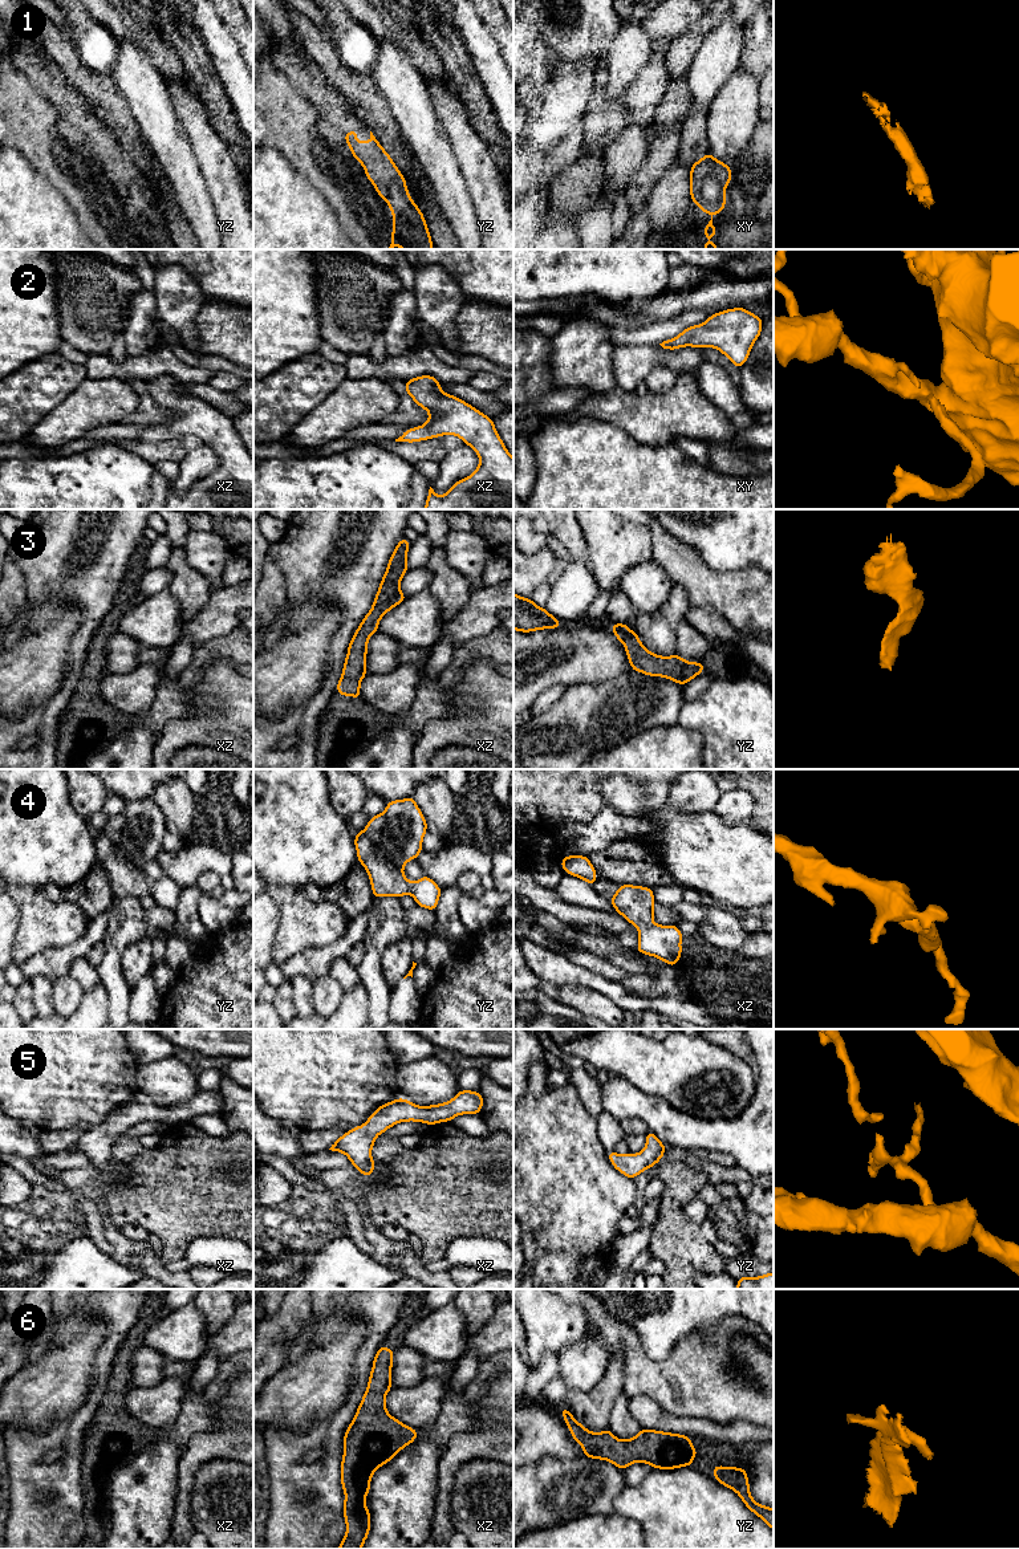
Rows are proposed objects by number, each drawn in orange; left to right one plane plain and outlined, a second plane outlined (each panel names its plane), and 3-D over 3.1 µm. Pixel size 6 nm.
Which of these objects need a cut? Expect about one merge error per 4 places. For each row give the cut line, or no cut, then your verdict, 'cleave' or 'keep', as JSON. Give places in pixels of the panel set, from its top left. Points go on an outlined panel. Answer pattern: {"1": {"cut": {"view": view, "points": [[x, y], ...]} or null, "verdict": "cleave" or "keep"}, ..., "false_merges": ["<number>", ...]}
{"1": {"cut": null, "verdict": "keep"}, "2": {"cut": null, "verdict": "keep"}, "3": {"cut": null, "verdict": "keep"}, "4": {"cut": null, "verdict": "keep"}, "5": {"cut": null, "verdict": "keep"}, "6": {"cut": null, "verdict": "keep"}, "false_merges": []}

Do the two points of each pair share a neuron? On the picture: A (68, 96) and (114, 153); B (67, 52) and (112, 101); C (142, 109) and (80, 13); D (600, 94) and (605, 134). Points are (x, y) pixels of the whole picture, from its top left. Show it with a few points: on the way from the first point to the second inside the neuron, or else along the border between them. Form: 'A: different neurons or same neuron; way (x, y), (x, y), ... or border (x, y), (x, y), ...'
A: same neuron; way (78, 113), (86, 123), (92, 141), (97, 146)
B: same neuron; way (73, 65), (98, 90)
C: different neurons; border (120, 43), (116, 66), (110, 76)
D: same neuron; way (600, 104), (603, 125)

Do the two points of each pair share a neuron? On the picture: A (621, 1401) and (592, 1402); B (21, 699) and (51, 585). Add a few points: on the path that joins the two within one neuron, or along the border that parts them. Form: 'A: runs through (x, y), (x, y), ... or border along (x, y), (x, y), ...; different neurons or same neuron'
A: border along (621, 1391), (613, 1403), (608, 1427); different neurons
B: border along (76, 605), (52, 598), (28, 613), (25, 626); different neurons

